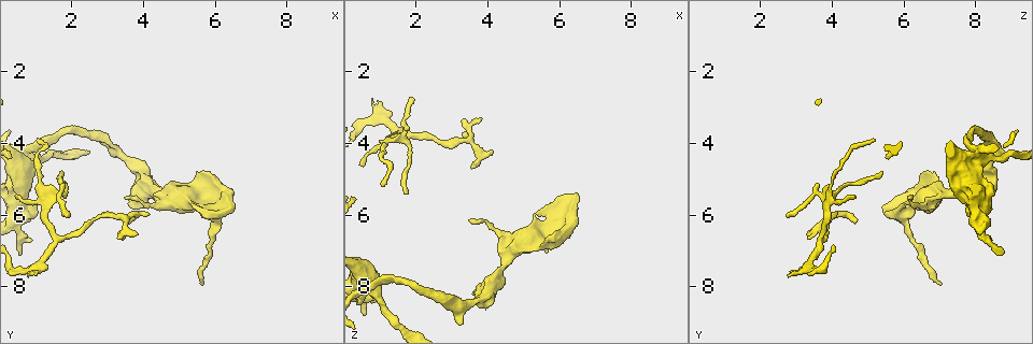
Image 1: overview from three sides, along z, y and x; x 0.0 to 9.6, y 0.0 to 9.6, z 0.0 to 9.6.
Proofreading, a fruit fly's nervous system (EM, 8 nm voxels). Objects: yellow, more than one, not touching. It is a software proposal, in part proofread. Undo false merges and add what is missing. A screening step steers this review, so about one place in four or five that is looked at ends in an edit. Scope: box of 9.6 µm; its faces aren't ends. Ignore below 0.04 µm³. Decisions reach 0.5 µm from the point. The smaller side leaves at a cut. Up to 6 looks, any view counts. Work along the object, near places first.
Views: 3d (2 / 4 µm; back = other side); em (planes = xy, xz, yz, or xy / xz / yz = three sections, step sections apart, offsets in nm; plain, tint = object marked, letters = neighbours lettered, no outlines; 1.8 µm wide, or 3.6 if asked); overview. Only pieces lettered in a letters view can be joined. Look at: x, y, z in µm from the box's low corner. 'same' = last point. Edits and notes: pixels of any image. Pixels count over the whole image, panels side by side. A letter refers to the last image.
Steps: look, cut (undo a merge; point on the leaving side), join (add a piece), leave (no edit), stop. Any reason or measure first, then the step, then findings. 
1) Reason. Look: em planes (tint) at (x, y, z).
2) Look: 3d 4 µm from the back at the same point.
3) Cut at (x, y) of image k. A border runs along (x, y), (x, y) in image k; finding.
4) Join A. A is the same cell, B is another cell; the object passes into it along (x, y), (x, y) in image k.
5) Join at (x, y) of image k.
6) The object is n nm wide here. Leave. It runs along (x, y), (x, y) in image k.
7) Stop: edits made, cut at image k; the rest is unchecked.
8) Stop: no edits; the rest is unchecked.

Tapers out. Look: em yz step 4 (letters) at (3.35, 6.65, 3.80).

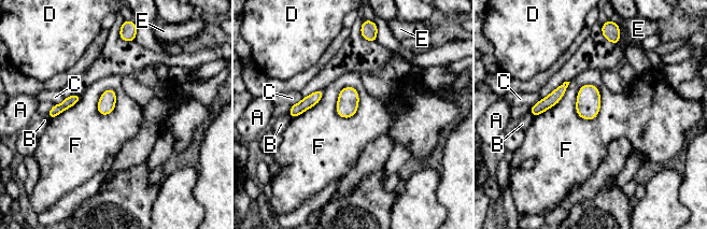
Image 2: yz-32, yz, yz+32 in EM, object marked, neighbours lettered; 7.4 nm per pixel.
Cut it another way. Look: em planes (letters) at the same point.

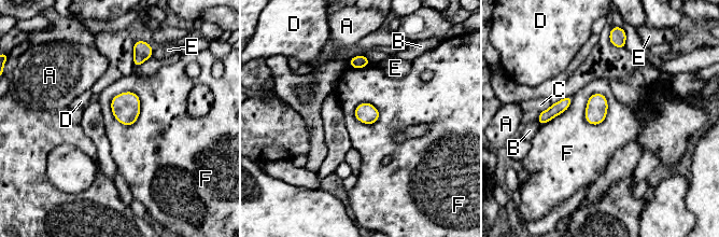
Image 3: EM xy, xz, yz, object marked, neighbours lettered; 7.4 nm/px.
Leave. A, B, C, D, E and F are other cells; a border runs along (125, 91), (139, 98), (130, 126) in image 3; none of them fits.

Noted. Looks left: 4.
An open end. Look: em planes (letters) at (1.85, 6.00, 2.75).

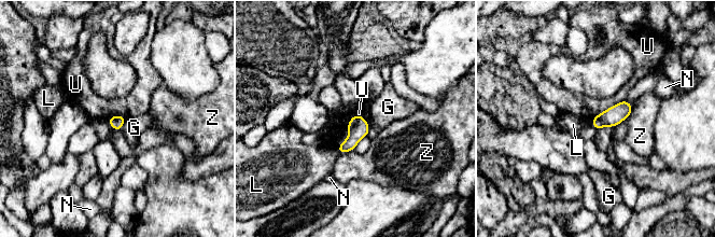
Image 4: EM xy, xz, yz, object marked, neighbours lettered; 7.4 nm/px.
The object is 110 nm wide here. Leave. G, L, N, U and Z are other cells; a border runs along (624, 99), (601, 111), (590, 121) in image 4; none of them fits.

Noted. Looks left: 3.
Sharp bend. Look: em planes (letters) at (0.75, 4.40, 8.10).

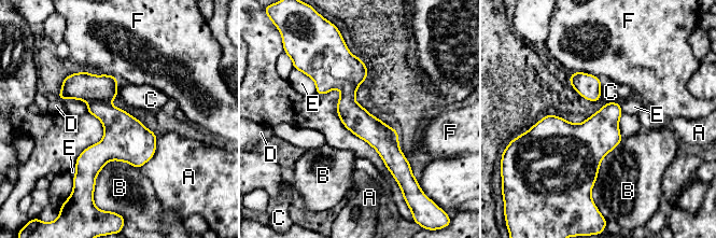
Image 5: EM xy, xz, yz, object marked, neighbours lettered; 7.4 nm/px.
Cut at (120, 126) of image 5. A, B, C, D, E and F are other cells; the part that leaves runs along (348, 56), (348, 108), (396, 172) in image 5; a second neuron is stuck on.

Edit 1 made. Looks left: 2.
Stop: edits made, cut at image 5; the rest is unchecked.

